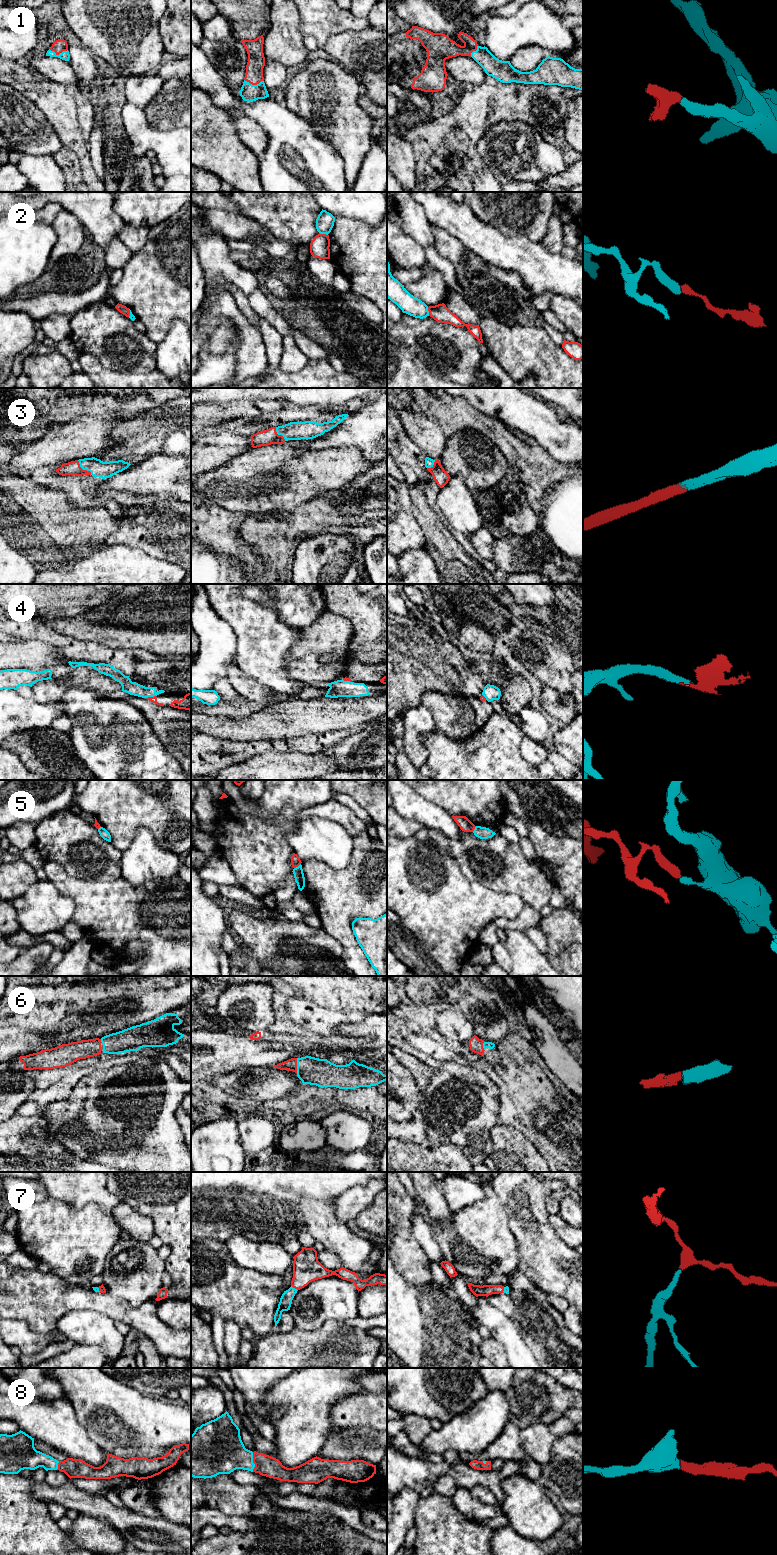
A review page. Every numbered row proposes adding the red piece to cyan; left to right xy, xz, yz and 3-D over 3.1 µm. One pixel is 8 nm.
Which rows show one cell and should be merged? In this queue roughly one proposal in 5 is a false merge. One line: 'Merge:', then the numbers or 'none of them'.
Merge: 1, 2, 3, 4, 6, 7, 8

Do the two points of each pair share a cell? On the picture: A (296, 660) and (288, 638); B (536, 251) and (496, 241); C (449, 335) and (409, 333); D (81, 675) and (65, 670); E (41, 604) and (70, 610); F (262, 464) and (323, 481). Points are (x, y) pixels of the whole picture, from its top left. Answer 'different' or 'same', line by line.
A: different
B: same
C: same
D: different
E: same
F: same

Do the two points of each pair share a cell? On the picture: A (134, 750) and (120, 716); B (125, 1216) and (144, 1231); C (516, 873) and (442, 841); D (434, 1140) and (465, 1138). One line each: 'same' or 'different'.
A: same
B: same
C: same
D: same

